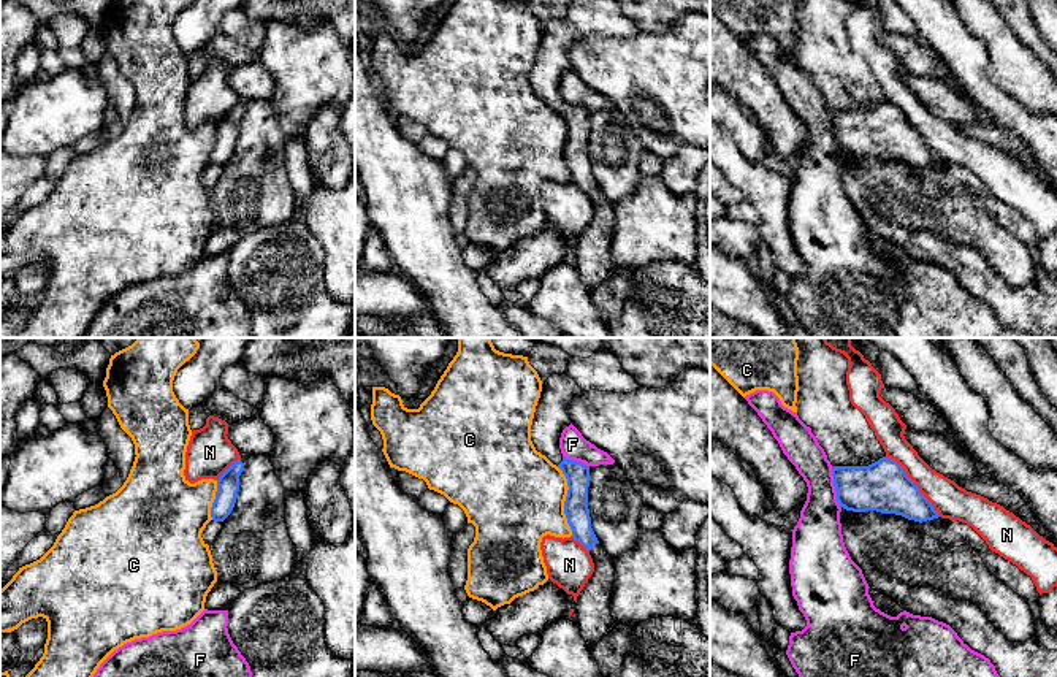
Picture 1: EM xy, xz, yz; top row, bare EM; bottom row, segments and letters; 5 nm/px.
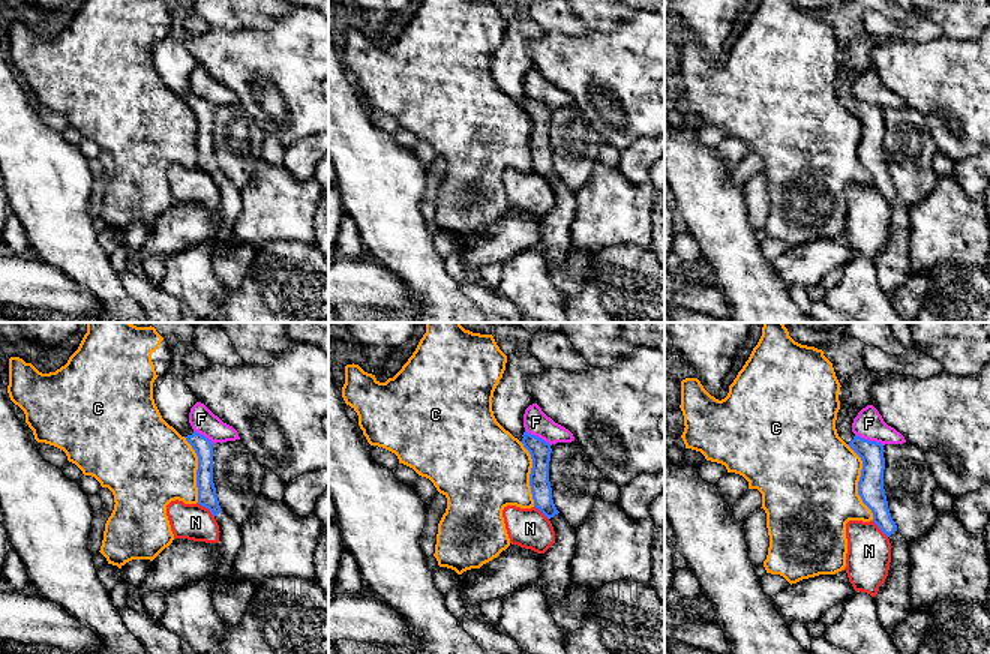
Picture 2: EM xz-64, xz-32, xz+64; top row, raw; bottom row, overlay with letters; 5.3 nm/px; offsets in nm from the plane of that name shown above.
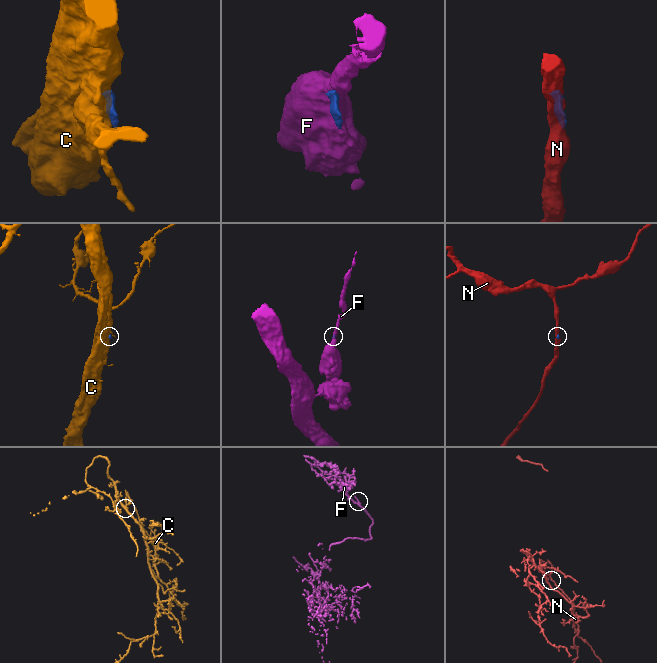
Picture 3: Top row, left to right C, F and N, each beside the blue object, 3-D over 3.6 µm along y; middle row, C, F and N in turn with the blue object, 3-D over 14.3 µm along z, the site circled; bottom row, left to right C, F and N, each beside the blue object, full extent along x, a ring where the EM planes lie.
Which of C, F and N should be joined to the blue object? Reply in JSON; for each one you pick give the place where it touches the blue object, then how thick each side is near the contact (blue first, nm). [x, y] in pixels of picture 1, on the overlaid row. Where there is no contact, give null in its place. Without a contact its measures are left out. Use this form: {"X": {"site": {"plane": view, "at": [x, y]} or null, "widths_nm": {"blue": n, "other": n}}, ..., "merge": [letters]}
{"merge": []}

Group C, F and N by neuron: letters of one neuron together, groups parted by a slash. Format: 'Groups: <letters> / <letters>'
Groups: C / F / N

